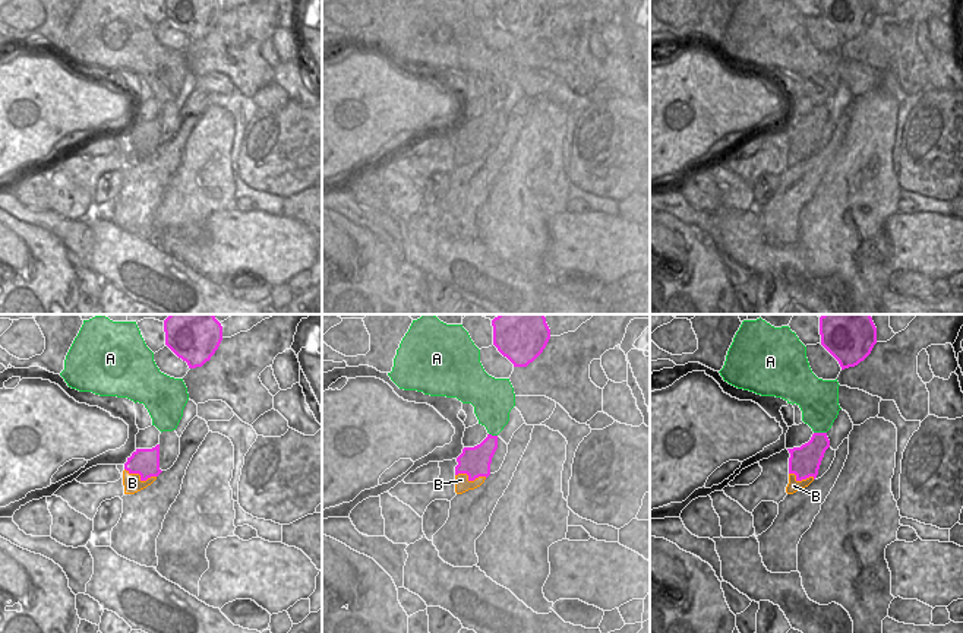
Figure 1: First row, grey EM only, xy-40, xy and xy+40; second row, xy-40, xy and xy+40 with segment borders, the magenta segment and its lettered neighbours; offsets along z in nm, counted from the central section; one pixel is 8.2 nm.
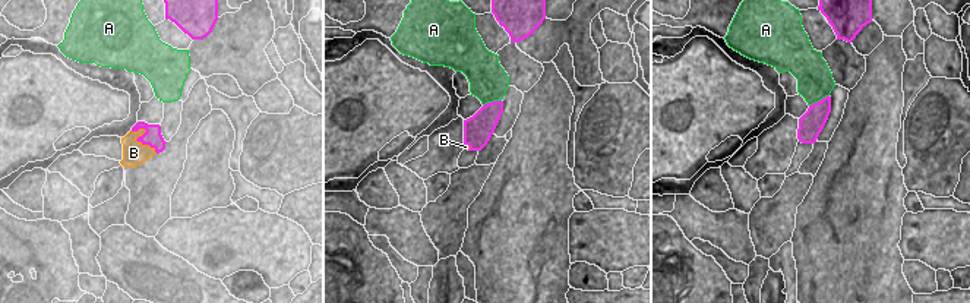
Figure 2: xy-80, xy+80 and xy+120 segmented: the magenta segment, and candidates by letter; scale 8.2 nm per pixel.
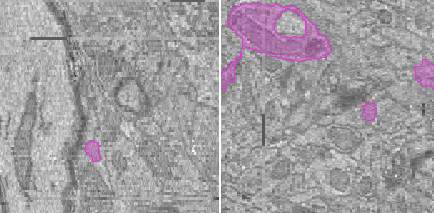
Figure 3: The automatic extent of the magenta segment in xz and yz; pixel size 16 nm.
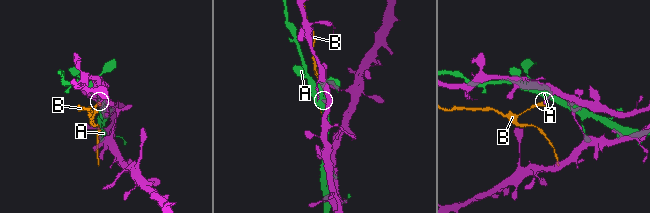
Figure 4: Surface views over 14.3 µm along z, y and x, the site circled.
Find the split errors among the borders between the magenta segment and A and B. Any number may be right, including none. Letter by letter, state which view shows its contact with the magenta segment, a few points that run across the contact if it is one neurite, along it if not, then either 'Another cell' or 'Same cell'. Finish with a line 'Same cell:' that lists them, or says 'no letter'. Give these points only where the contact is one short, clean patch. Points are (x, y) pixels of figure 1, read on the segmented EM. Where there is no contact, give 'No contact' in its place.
A: Touches magenta in xy+40. Another cell
B: Touches magenta in xy-40. Line: xy-40 (125, 468), (136, 472), (142, 480), (155, 477). Another cell
Same cell: no letter.

